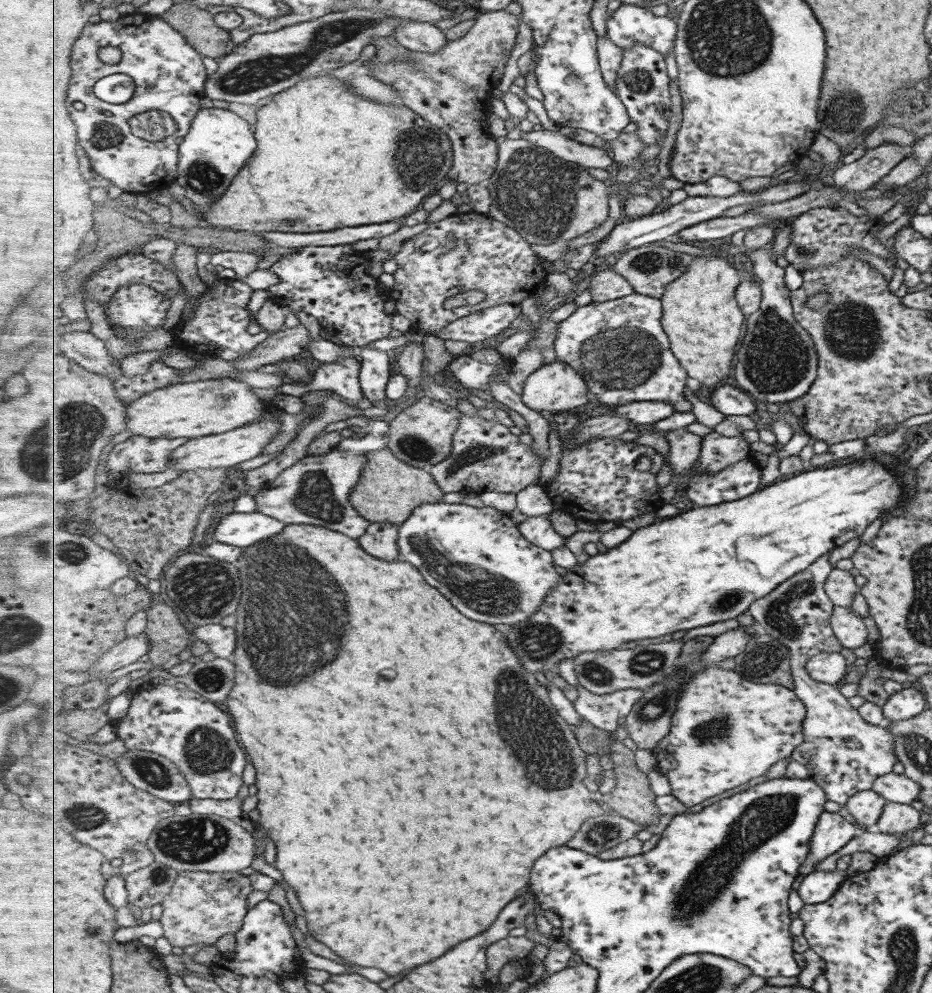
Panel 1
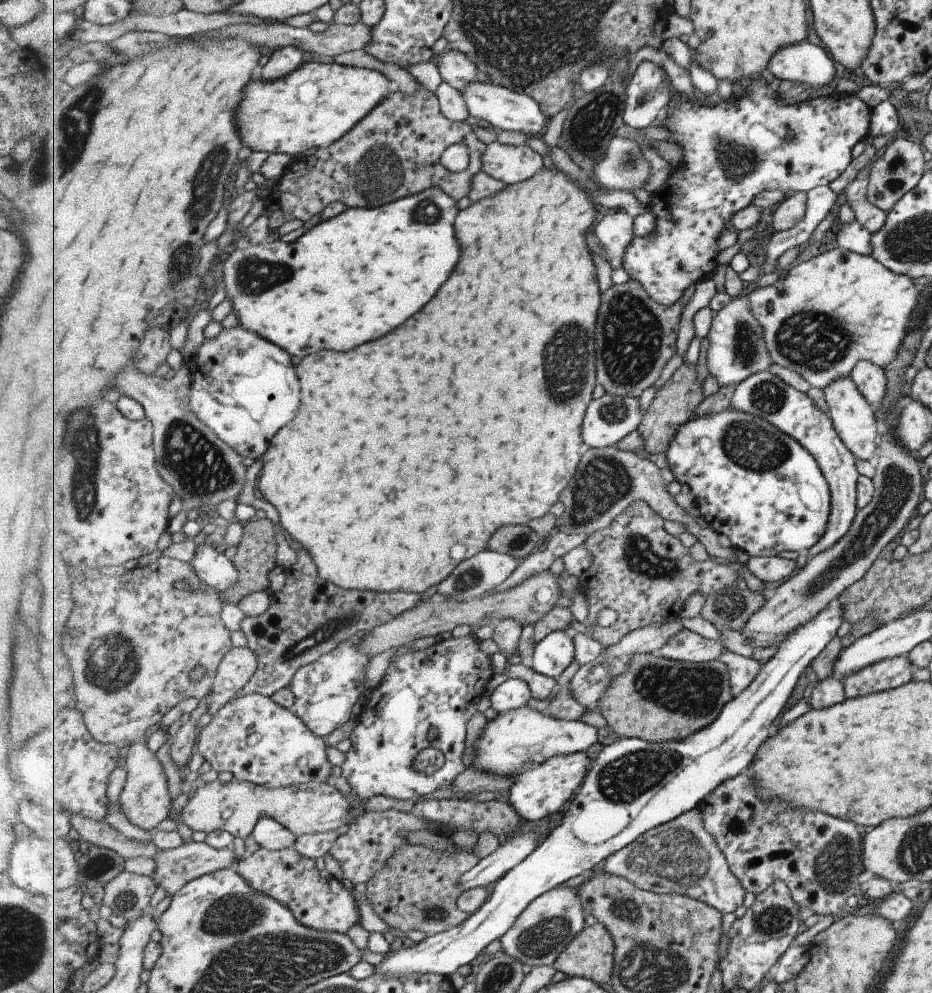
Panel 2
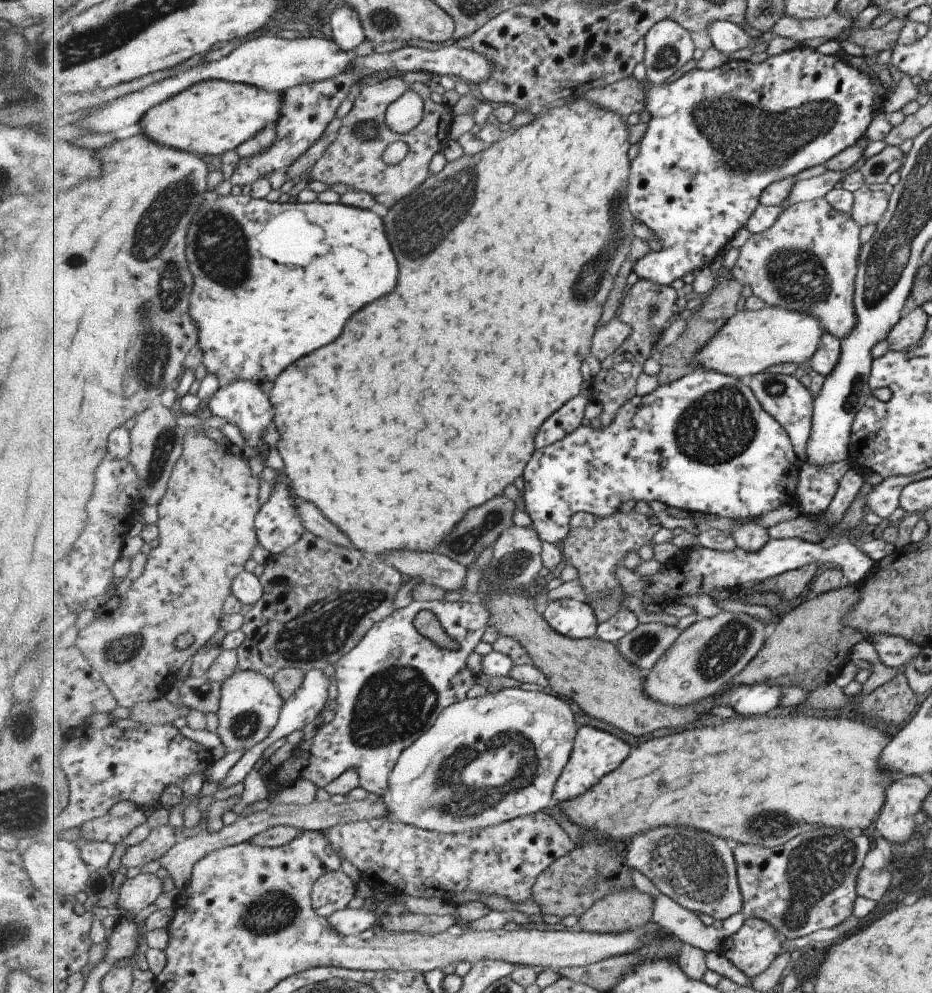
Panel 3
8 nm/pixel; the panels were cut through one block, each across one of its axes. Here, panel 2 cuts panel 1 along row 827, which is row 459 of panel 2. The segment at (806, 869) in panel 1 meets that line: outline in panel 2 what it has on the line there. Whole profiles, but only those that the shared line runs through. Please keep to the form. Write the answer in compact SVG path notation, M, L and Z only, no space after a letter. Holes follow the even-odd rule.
M769 371L758 372L737 385L730 405L739 412L747 412L768 420L782 432L797 439L811 452L818 466L823 466L823 474L827 474L826 482L831 482L830 498L835 498L835 506L830 506L831 526L827 526L827 534L822 535L823 542L819 542L815 550L809 550L807 558L810 560L833 547L848 532L857 516L858 474L854 467L855 458L838 438L834 426L831 426L831 420L827 424L827 416L813 406L807 394L791 388L787 382Z

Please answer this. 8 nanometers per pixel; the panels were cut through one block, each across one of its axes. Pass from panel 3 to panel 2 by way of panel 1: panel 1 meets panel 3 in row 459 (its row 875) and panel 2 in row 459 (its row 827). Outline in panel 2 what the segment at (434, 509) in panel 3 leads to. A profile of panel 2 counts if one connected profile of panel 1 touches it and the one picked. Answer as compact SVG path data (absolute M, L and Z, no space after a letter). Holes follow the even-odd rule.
M554 166L551 169L546 167L539 170L533 178L525 180L523 182L509 184L505 190L501 190L499 194L491 196L491 198L483 198L479 200L475 206L471 204L469 210L467 208L461 210L457 217L457 224L455 228L459 230L459 240L463 242L463 262L459 264L459 268L455 270L455 274L445 282L443 290L439 290L439 294L429 302L429 306L425 306L419 314L415 314L415 318L411 318L411 322L405 322L403 326L399 326L399 330L393 330L391 334L379 338L379 340L373 340L373 342L367 342L355 350L349 350L349 352L335 352L335 350L323 350L319 354L313 354L305 357L298 364L298 375L301 376L299 380L303 382L303 406L301 406L301 412L297 414L295 422L289 422L287 426L279 432L278 437L274 439L274 445L271 445L267 450L267 453L261 458L263 461L263 467L256 481L256 488L258 495L264 497L269 503L273 504L279 514L281 514L280 525L293 536L295 540L295 547L305 546L318 566L318 572L321 574L323 580L327 582L333 582L335 586L343 588L343 590L369 590L369 592L415 592L417 594L423 594L425 590L433 588L446 581L447 578L455 572L455 568L461 565L463 561L466 561L471 556L482 553L487 550L487 544L491 540L491 536L503 528L505 524L523 524L529 525L531 520L541 518L545 514L549 513L551 506L555 502L559 502L559 496L561 492L567 488L567 484L570 484L575 476L577 468L581 462L581 456L585 450L588 449L585 440L583 440L583 420L585 420L587 408L593 400L593 392L595 392L595 386L598 384L597 374L597 342L596 342L596 330L598 325L598 317L602 307L602 294L601 288L599 288L599 278L597 278L597 272L595 272L595 264L593 264L593 258L591 256L591 250L585 242L585 234L589 227L594 225L593 220L597 218L599 214L597 206L593 206L590 200L590 195L584 191L581 186L578 186L576 182L571 181L565 174Z

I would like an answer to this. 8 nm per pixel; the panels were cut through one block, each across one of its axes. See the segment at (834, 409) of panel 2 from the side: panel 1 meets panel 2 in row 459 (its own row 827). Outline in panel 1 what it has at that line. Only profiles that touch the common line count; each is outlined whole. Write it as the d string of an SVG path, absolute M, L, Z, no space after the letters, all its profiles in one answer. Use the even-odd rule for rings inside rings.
M863 790L856 793L847 800L844 808L853 818L855 825L859 825L860 832L865 831L871 825L876 824L880 816L885 800L881 799L875 792L870 790Z

